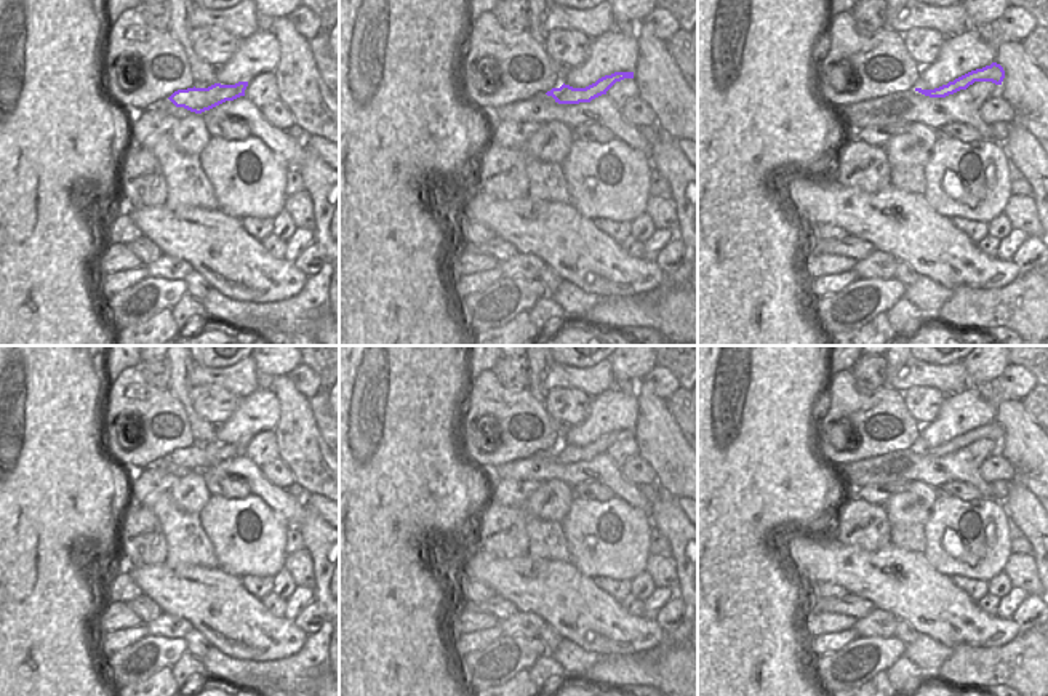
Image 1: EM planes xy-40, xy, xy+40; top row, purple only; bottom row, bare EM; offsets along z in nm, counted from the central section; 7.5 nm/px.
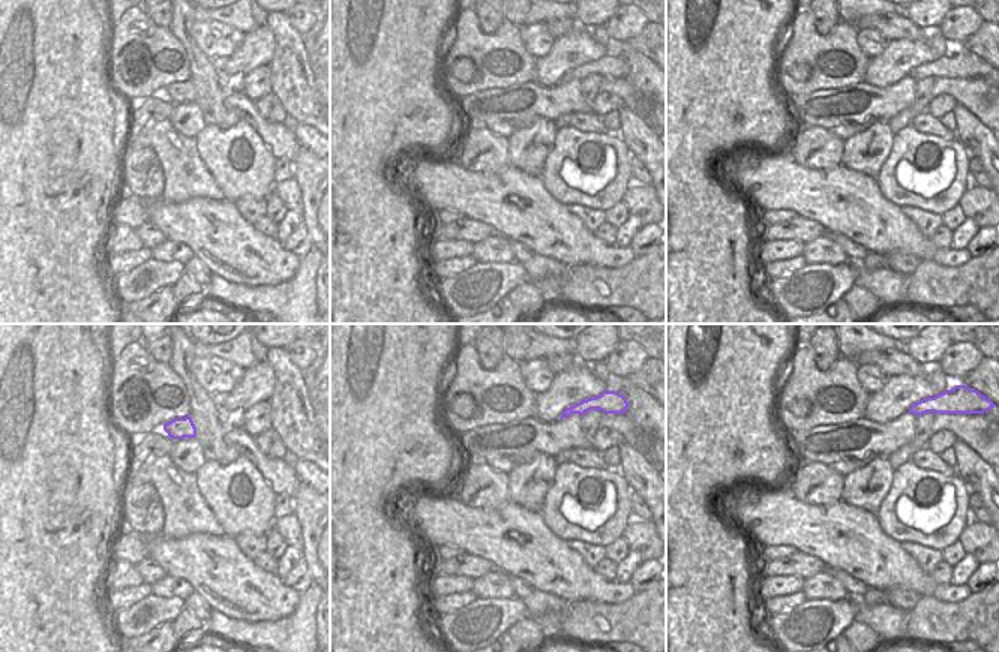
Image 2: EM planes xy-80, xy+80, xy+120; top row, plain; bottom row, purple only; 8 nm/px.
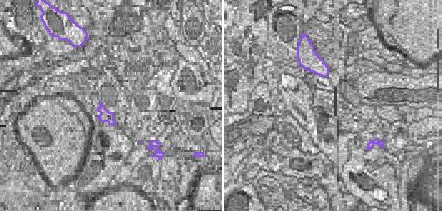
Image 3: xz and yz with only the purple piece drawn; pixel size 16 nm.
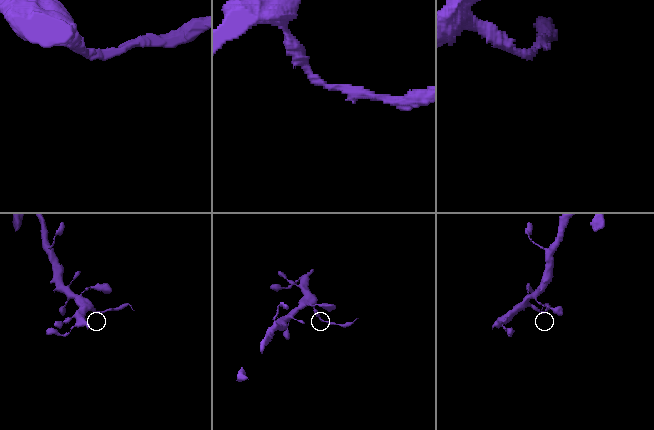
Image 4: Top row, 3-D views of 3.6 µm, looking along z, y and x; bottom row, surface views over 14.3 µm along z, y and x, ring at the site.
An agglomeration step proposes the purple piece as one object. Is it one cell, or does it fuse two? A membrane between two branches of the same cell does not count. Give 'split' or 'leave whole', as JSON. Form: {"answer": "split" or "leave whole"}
{"answer": "split"}

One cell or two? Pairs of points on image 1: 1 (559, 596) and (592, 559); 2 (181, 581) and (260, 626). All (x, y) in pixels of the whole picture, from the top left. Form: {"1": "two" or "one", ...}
{"1": "two", "2": "one"}

